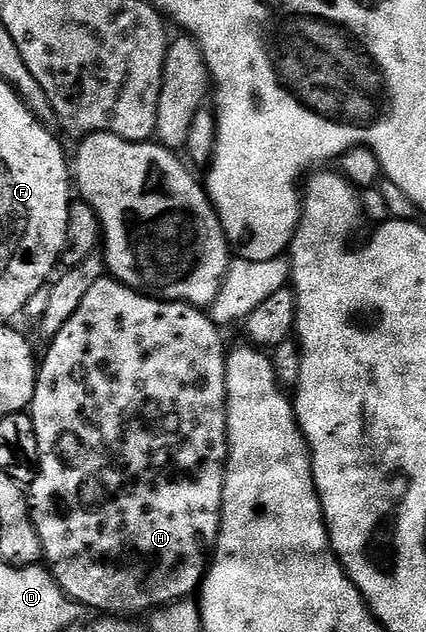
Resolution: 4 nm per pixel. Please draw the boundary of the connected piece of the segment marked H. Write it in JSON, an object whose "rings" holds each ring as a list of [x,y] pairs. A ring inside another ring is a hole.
{"rings":[[[103,276],[88,291],[88,296],[84,296],[80,308],[72,312],[72,320],[60,328],[56,337],[49,339],[46,350],[46,359],[41,359],[38,366],[38,379],[34,385],[34,398],[31,400],[28,413],[36,428],[36,440],[38,441],[38,475],[36,480],[28,487],[28,497],[30,500],[30,518],[34,521],[36,532],[40,536],[42,545],[42,556],[50,574],[58,581],[58,587],[79,602],[84,608],[89,608],[94,612],[101,612],[106,616],[134,616],[130,614],[142,614],[153,612],[161,607],[170,605],[171,602],[181,602],[189,599],[190,594],[199,589],[212,557],[212,551],[218,542],[218,529],[222,523],[222,489],[226,479],[226,355],[227,347],[222,347],[222,338],[219,327],[208,317],[199,307],[190,306],[186,302],[164,302],[161,298],[151,298],[148,294],[139,294],[137,290],[131,290],[129,286],[122,285],[121,282],[110,276]]]}

